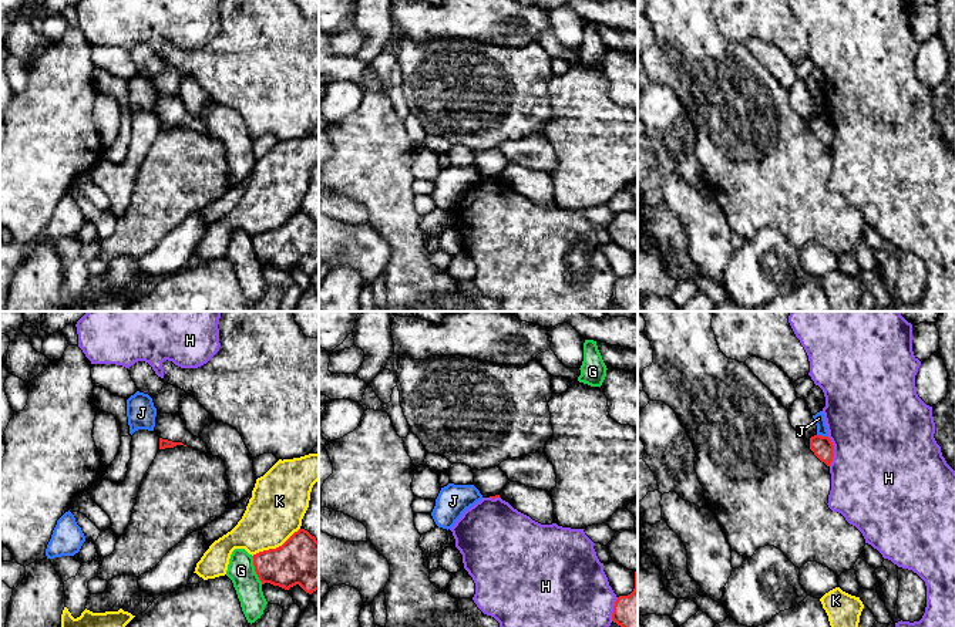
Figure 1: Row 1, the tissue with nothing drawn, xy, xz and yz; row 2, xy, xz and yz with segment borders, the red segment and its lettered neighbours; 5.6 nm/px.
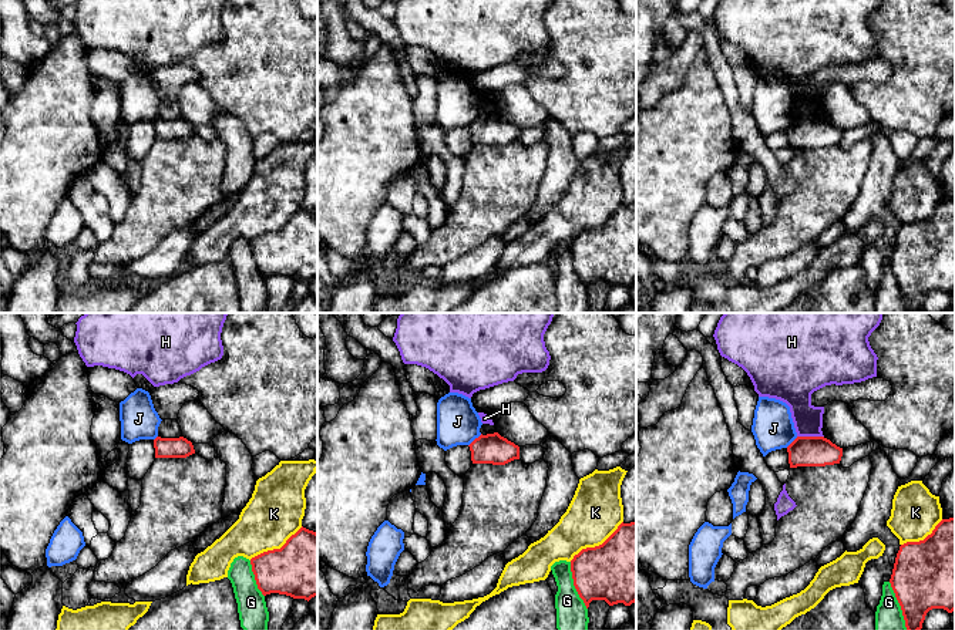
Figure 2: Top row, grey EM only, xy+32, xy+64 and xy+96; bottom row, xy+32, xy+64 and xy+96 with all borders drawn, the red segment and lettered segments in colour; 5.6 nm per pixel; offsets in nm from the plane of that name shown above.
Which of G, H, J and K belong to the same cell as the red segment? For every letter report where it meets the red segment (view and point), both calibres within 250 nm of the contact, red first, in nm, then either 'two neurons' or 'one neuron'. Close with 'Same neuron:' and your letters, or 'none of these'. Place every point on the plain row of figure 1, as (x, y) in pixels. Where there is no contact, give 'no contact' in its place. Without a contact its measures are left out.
G: meets red in xy at (255, 252); 260 nm thick on the red side, 160 nm on the other; two neurons
H: meets red in yz at (833, 132); 120 nm thick on the red side, 500 nm on the other; two neurons
J: meets red in yz at (823, 118); 120 nm thick on the red side, 60 nm on the other; two neurons
K: meets red in xy at (276, 229); 280 nm thick on the red side, 320 nm on the other; two neurons
Same neuron: none of these

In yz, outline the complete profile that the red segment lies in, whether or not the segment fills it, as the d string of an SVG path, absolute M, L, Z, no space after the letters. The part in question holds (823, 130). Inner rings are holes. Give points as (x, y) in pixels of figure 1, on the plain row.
M821 117L811 118L810 131L827 148L831 146L834 138L834 127L828 118L821 118Z

